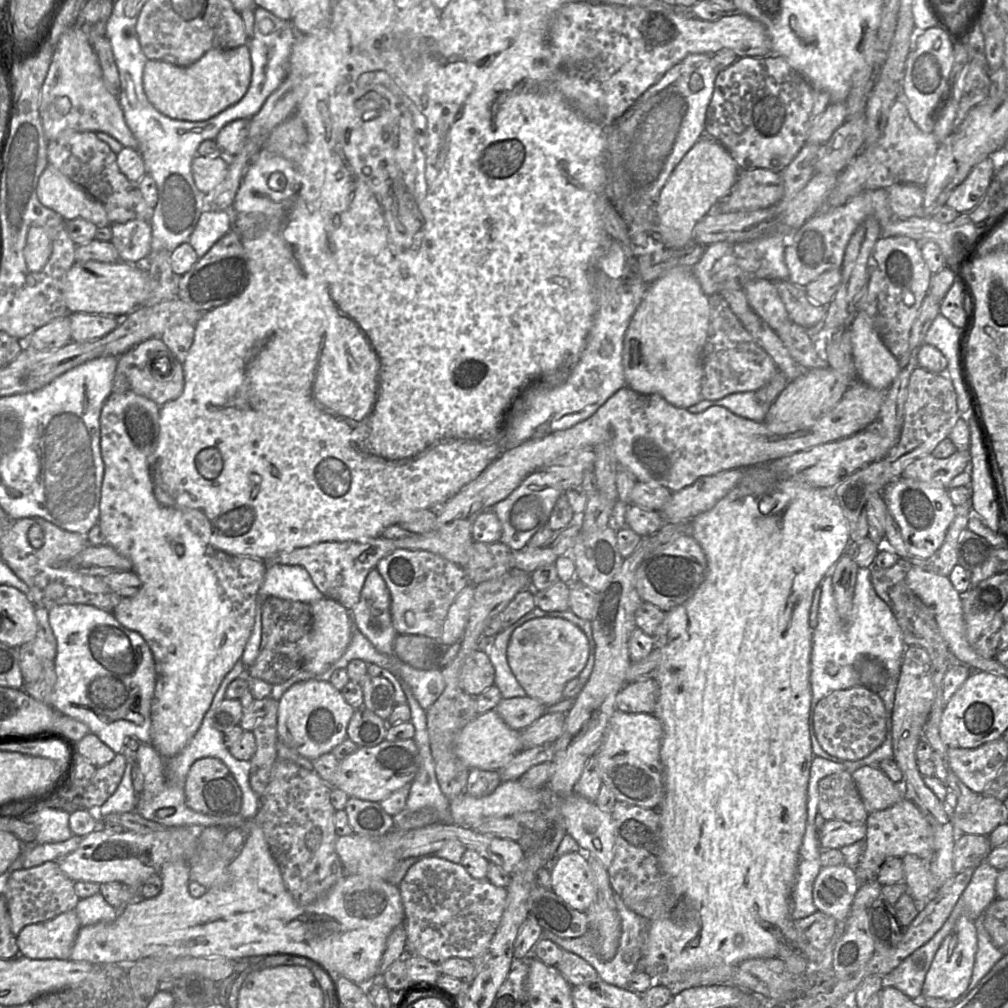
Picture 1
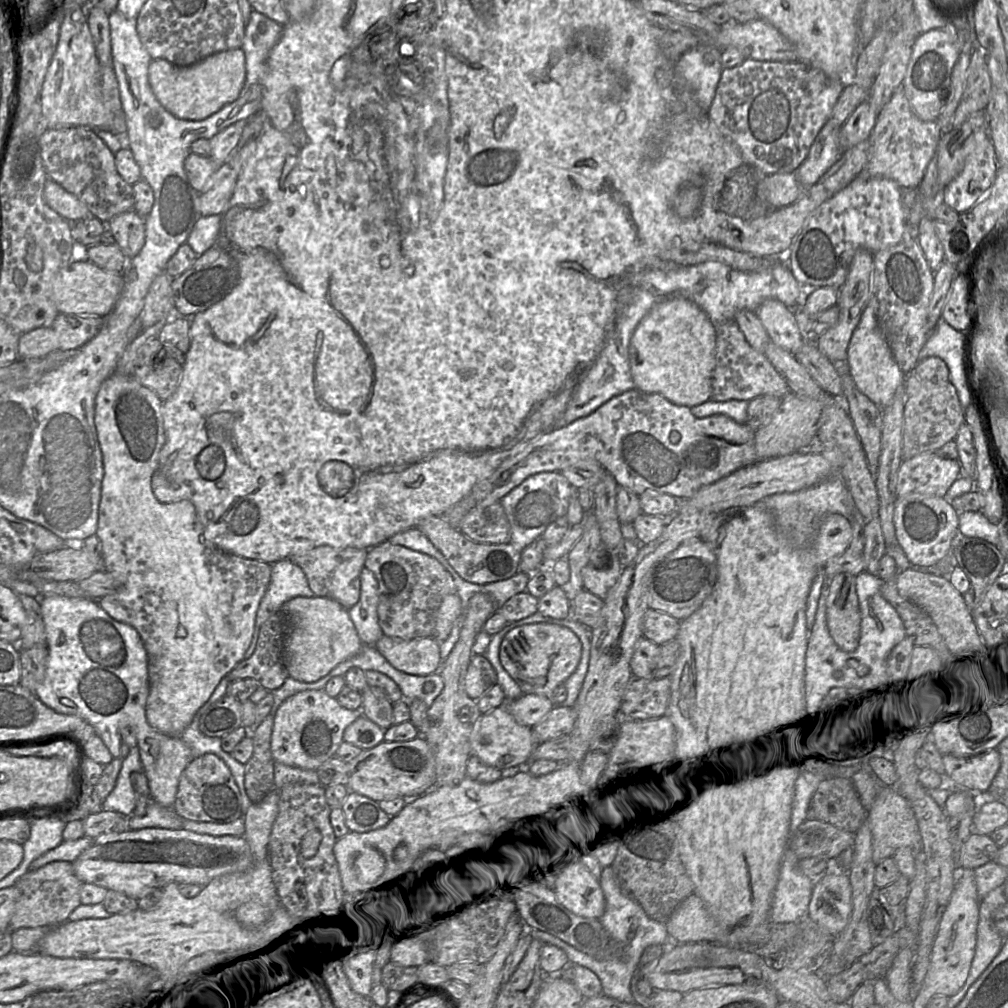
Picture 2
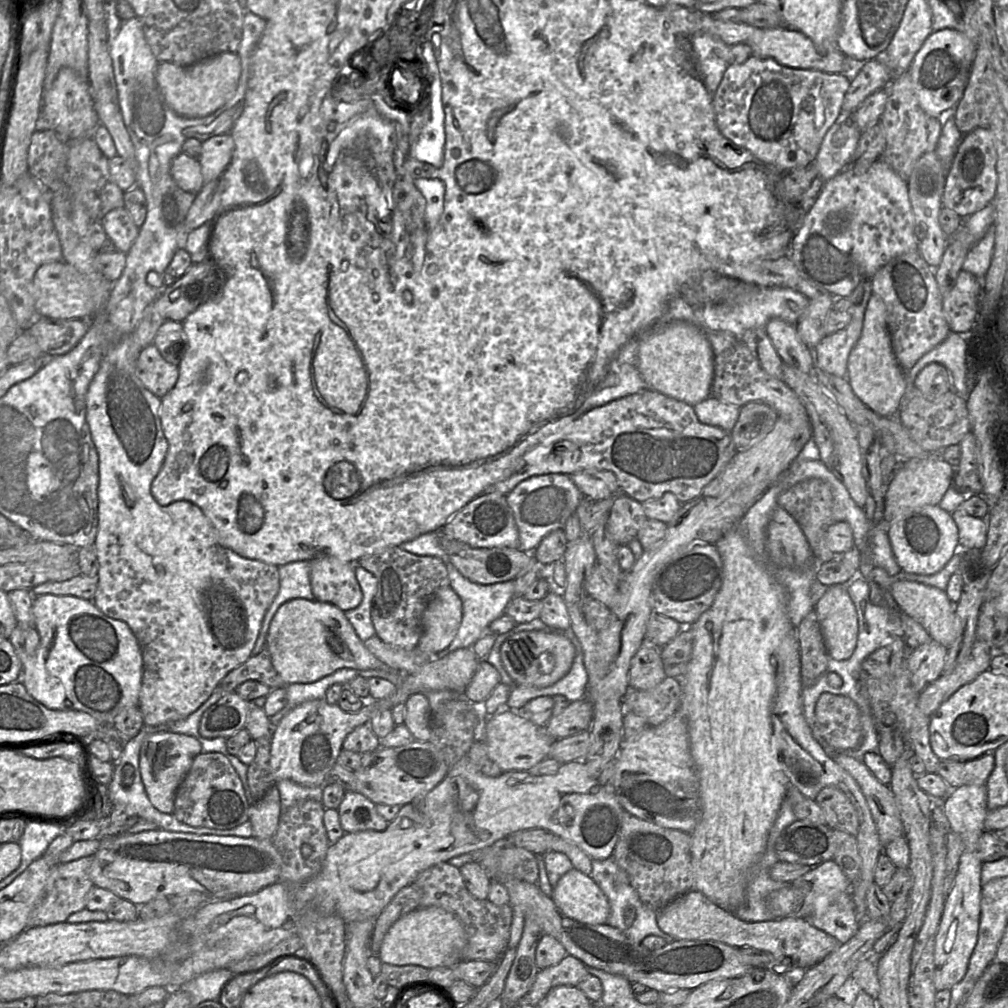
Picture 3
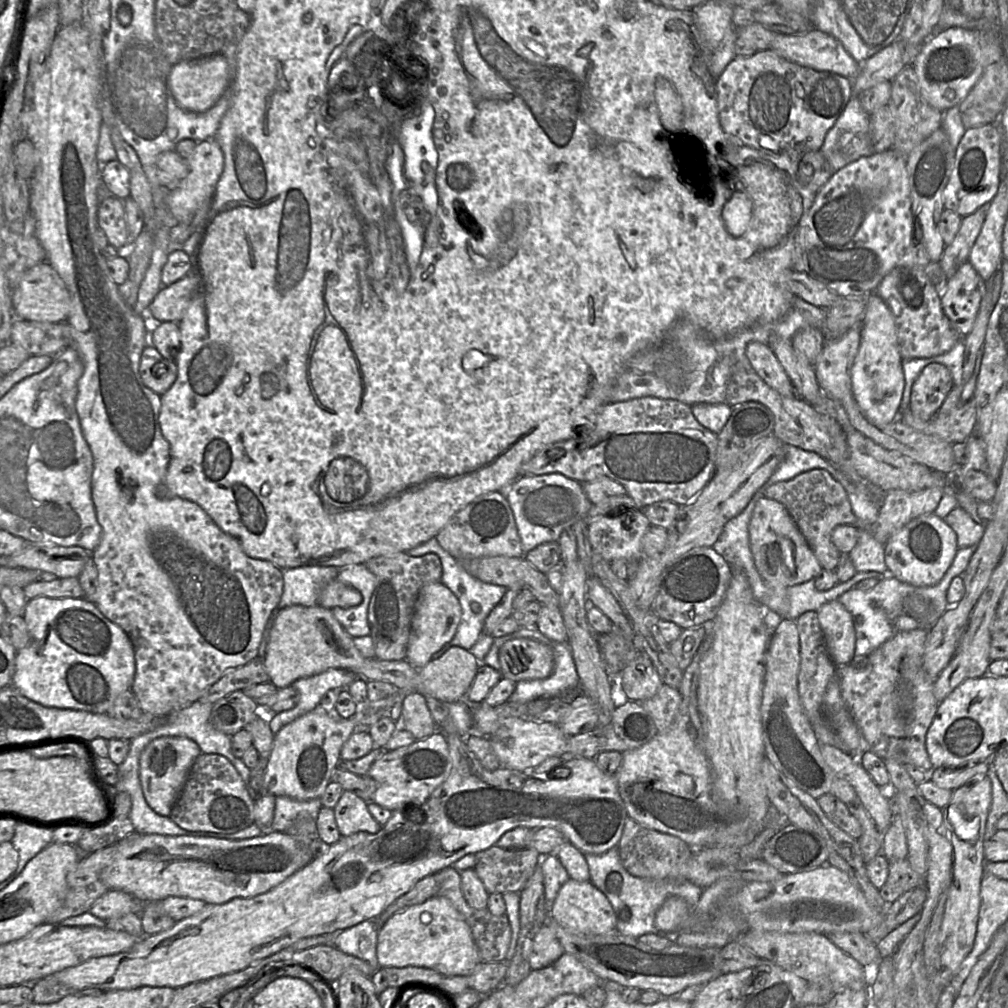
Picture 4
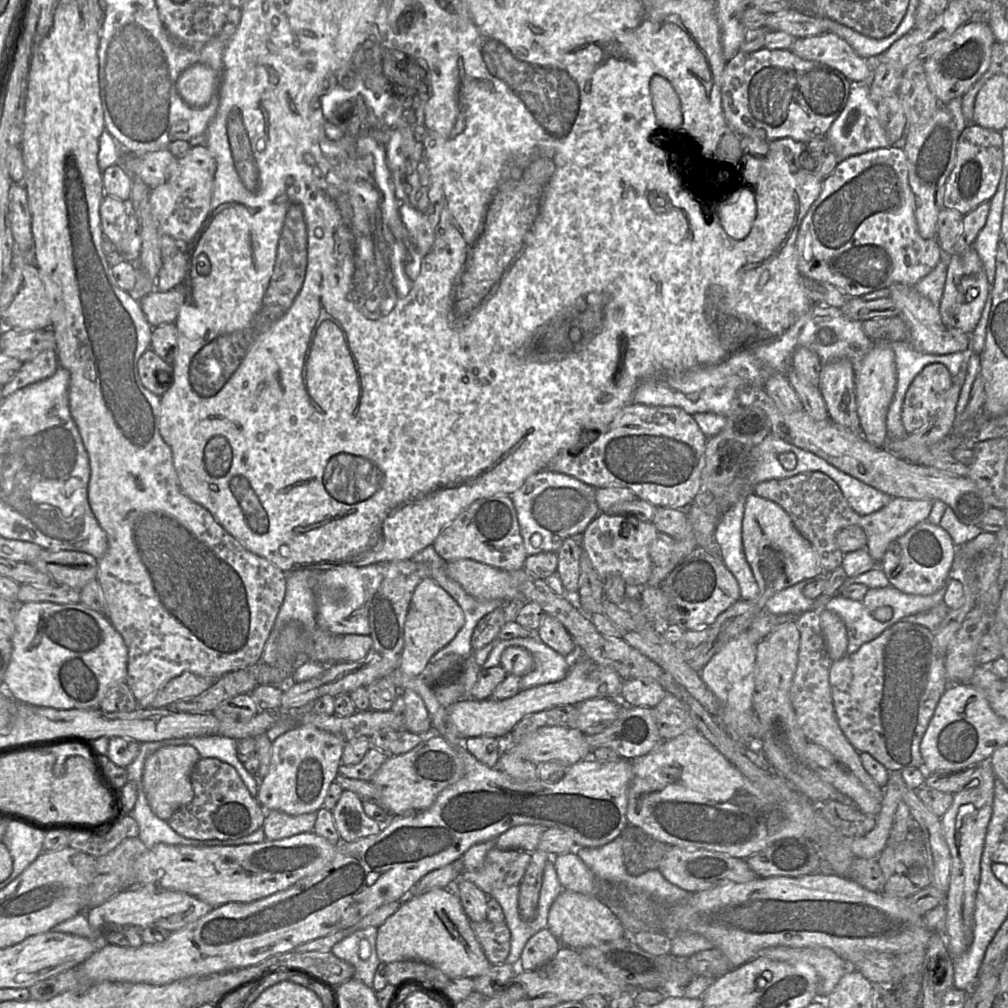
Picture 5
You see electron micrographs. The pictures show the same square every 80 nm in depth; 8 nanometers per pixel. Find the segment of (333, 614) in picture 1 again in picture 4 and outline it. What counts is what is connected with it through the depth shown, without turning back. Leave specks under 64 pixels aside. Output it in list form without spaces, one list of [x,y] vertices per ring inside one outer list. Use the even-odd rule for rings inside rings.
[[[295,604],[280,610],[270,631],[264,666],[269,682],[277,689],[329,668],[350,670],[366,681],[386,681],[397,689],[417,687],[418,669],[407,660],[379,660],[362,656],[354,645],[353,637],[342,627],[332,610],[320,604],[311,607]]]

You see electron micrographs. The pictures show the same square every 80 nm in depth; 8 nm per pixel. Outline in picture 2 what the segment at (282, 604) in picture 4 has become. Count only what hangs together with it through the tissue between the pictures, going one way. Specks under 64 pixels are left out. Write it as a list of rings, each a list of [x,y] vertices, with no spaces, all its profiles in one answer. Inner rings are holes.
[[[284,559],[271,565],[269,586],[260,602],[252,641],[244,654],[250,657],[258,642],[261,625],[277,612],[282,604],[294,597],[314,597],[303,569],[292,560]]]

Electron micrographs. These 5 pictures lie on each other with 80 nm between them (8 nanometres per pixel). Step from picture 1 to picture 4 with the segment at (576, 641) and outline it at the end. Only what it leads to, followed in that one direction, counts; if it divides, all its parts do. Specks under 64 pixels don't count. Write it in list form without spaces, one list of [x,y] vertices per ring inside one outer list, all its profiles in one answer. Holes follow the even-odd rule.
[[[528,638],[509,640],[499,649],[499,663],[503,678],[514,682],[545,679],[554,670],[552,649]]]

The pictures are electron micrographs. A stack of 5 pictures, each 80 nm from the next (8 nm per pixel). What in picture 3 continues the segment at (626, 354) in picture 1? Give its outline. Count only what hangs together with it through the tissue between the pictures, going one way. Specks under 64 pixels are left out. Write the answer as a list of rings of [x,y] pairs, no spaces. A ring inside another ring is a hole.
[[[686,321],[649,328],[637,336],[638,370],[650,390],[695,405],[711,396],[715,356],[703,332]]]

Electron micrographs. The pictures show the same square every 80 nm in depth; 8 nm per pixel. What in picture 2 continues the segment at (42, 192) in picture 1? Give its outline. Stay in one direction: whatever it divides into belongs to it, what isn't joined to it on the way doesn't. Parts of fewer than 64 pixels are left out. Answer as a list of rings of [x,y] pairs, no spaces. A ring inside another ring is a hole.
[[[50,178],[45,182],[43,197],[51,209],[68,221],[84,220],[92,216],[82,201]]]

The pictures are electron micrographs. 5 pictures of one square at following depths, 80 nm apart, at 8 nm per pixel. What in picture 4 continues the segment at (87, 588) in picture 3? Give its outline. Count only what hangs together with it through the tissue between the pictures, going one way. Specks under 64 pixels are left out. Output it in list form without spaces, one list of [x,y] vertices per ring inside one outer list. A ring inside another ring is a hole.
[[[47,577],[37,582],[28,584],[23,588],[26,598],[34,599],[40,596],[49,598],[84,598],[78,577],[55,578]]]

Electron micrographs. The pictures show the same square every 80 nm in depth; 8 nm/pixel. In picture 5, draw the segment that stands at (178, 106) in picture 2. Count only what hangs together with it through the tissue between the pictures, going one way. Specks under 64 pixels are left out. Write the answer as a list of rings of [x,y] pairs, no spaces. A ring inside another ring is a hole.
[[[202,63],[188,67],[176,81],[176,89],[181,98],[195,108],[206,106],[218,88],[218,73]]]

